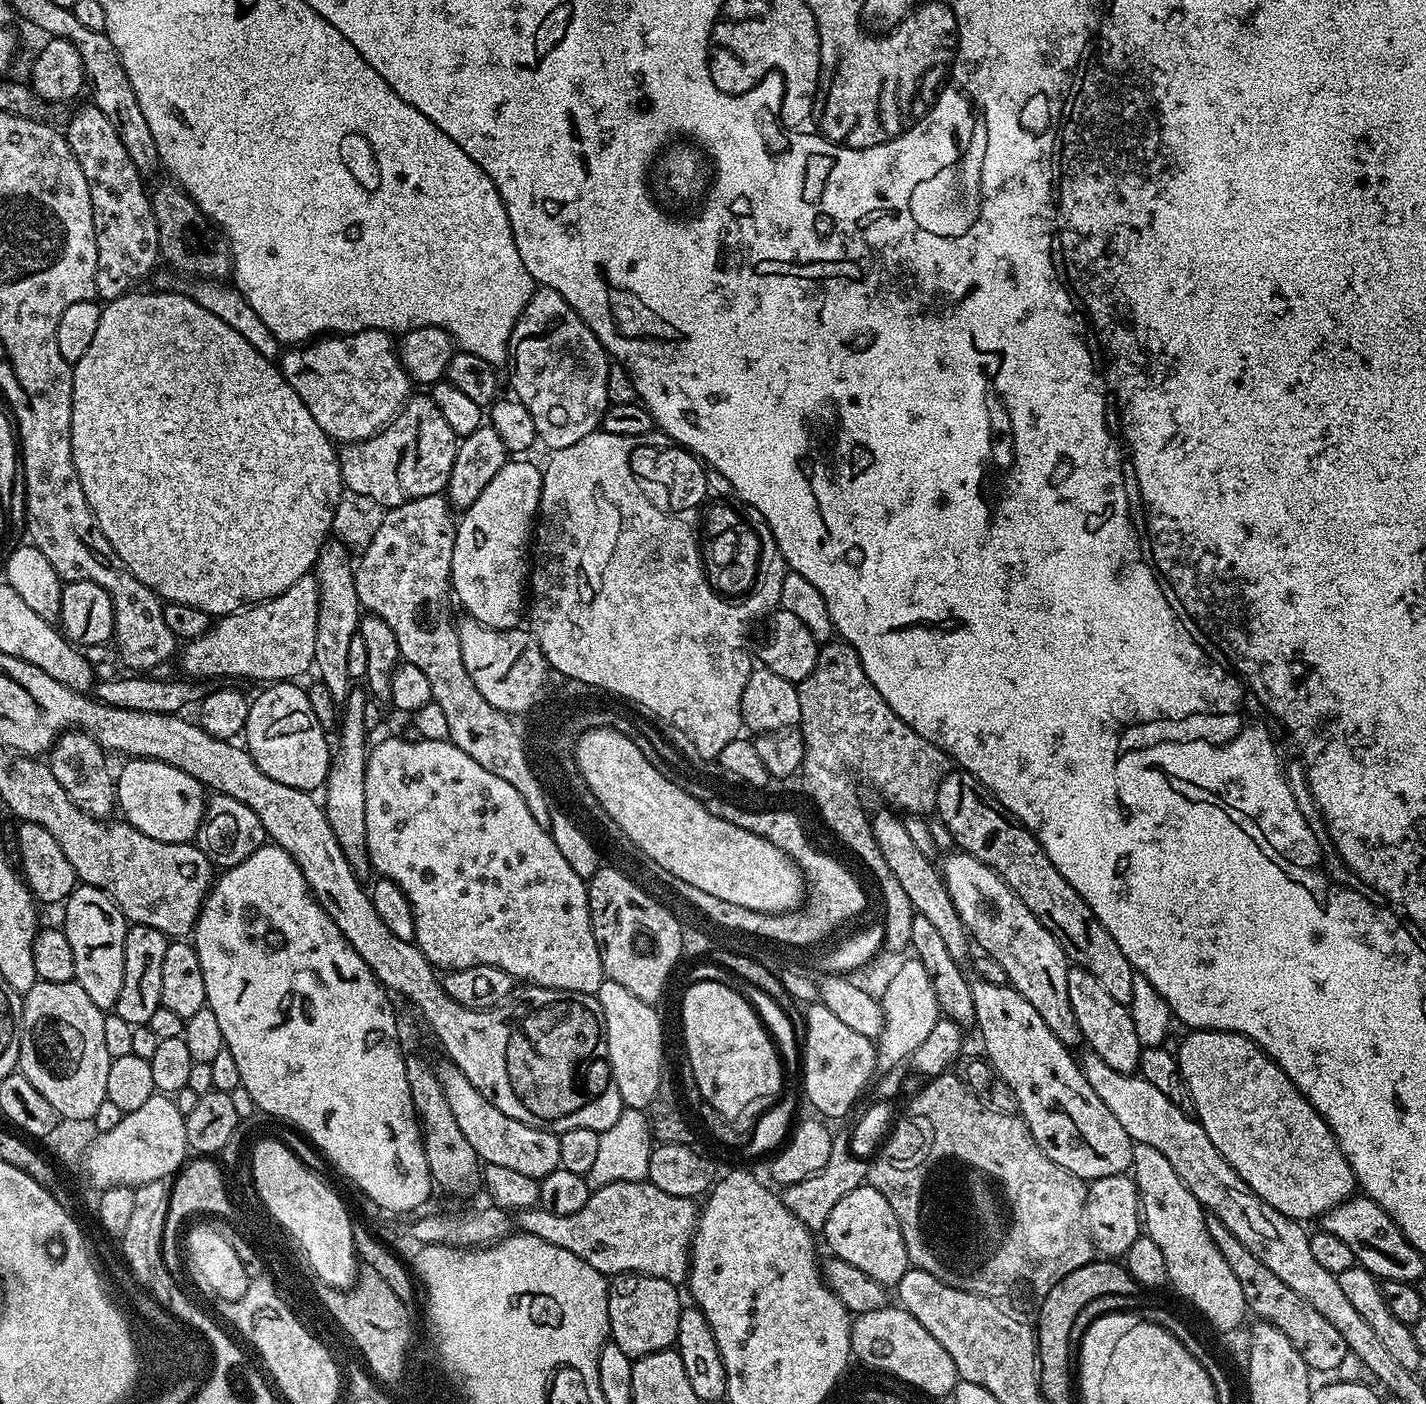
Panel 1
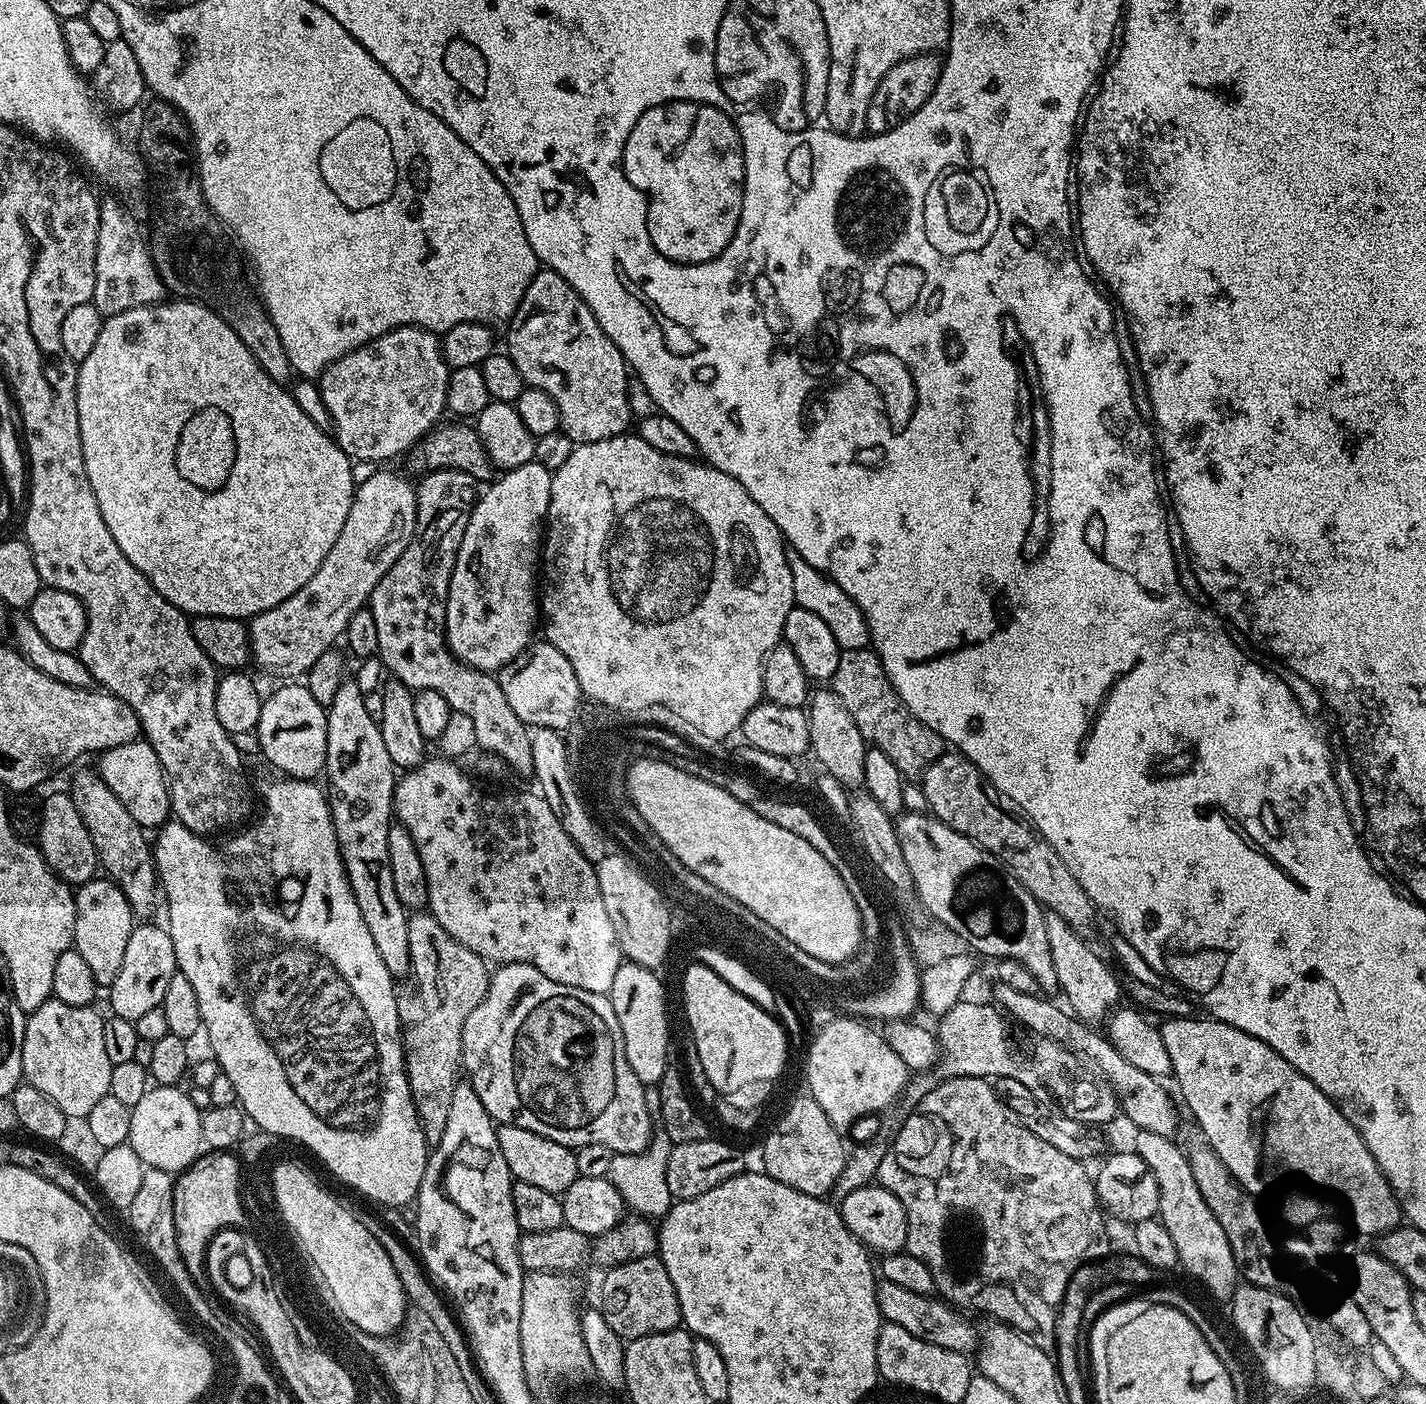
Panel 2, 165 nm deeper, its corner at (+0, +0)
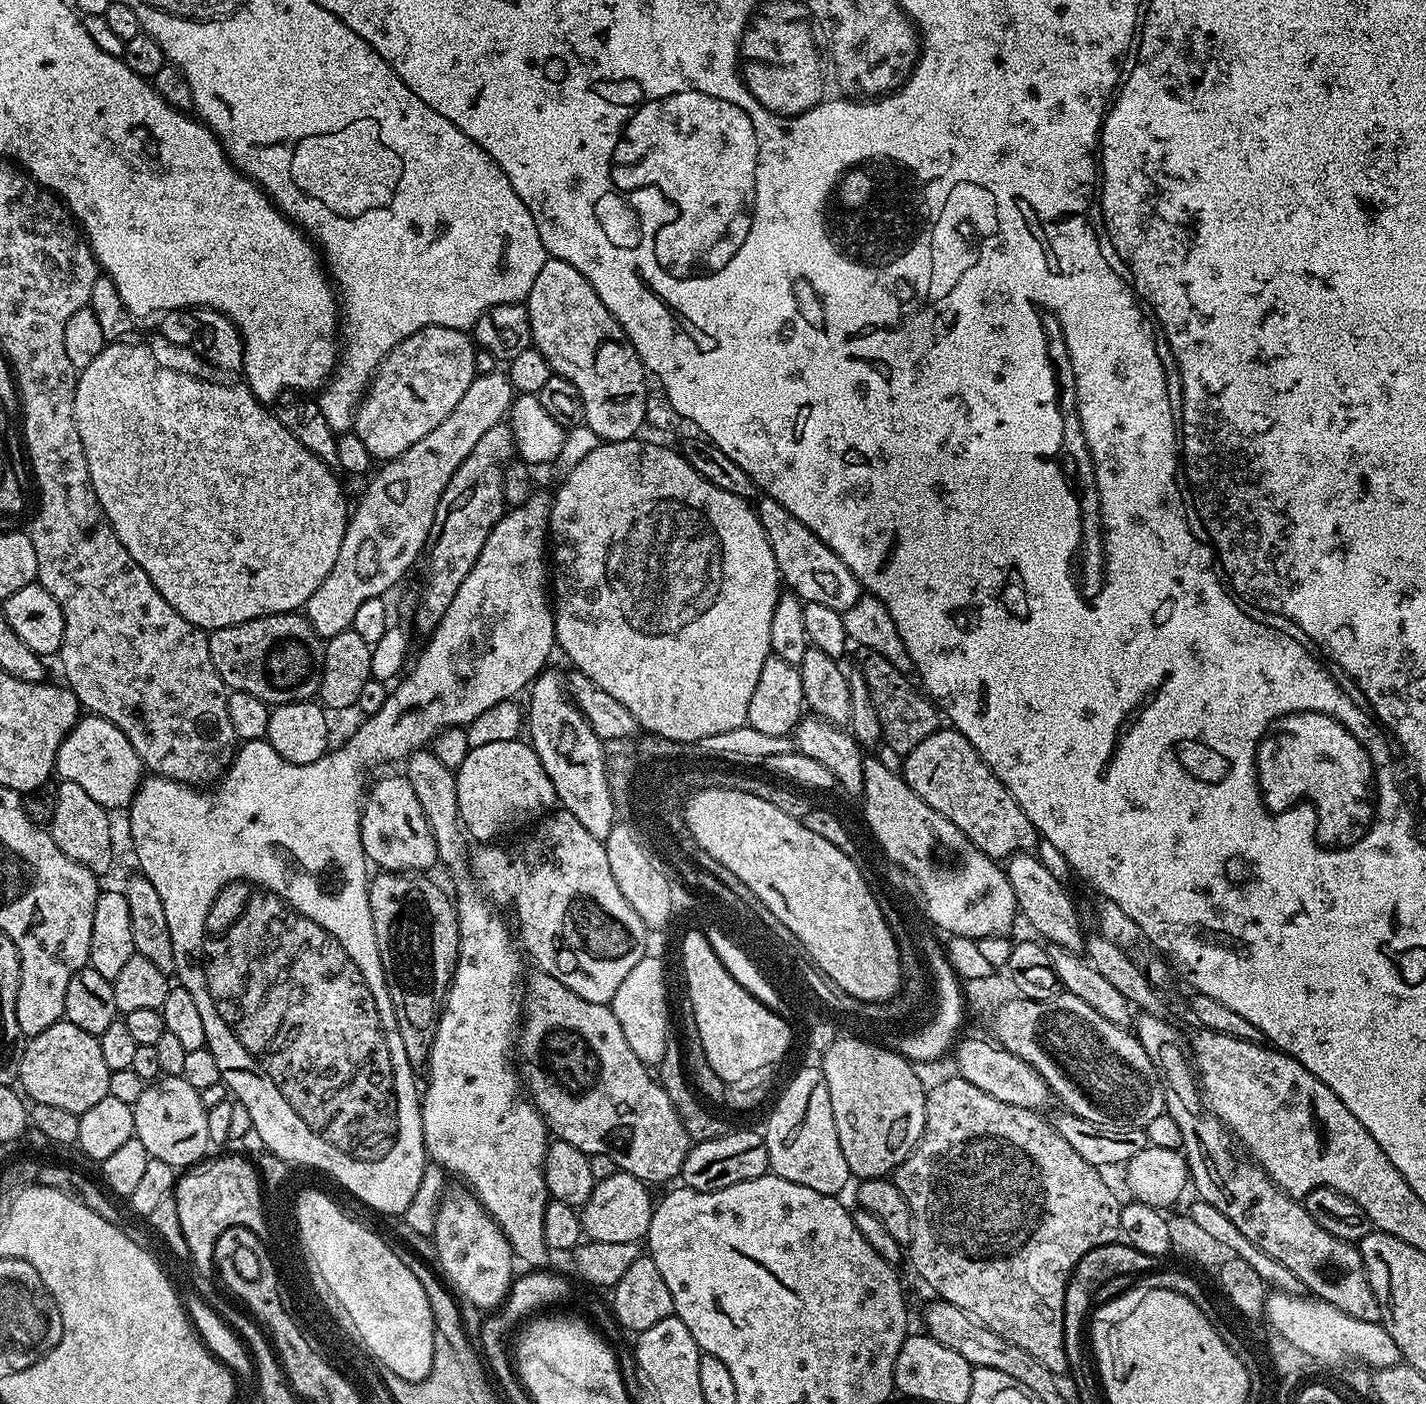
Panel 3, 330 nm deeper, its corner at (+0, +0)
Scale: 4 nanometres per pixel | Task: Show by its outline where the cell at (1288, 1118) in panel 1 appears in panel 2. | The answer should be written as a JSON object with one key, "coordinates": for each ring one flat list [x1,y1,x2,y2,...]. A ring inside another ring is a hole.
{"coordinates":[[1168,1018,1163,1021,1164,1024,1159,1025,1159,1030,1162,1034,1162,1042,1166,1045,1166,1051,1170,1053,1172,1076,1174,1081,1176,1080,1177,1086,1180,1087,1181,1097,1179,1096,1179,1099,1182,1104,1182,1099,1184,1099,1189,1114,1196,1119,1196,1124,1200,1127,1197,1128,1199,1135,1208,1141,1209,1146,1214,1150,1214,1154,1218,1154,1218,1158,1222,1158,1226,1170,1230,1170,1233,1178,1251,1196,1257,1197,1261,1201,1269,1200,1280,1211,1281,1218,1289,1220,1292,1224,1307,1226,1313,1224,1315,1220,1337,1216,1347,1221,1361,1237,1373,1236,1373,1238,1379,1238,1385,1232,1401,1227,1400,1203,1396,1197,1396,1192,1392,1189,1392,1183,1388,1181,1386,1174,1382,1174,1382,1170,1378,1166,1378,1162,1374,1162,1374,1154,1370,1154,1362,1134,1358,1134,1358,1130,1341,1114,1340,1107,1325,1092,1318,1090,1318,1086,1314,1086,1314,1082,1310,1082,1310,1078,1306,1078,1306,1074,1294,1070,1294,1066,1290,1066,1290,1062,1286,1062,1286,1058,1282,1058,1282,1054,1278,1054,1266,1042,1262,1042,1258,1038,1254,1038,1250,1034,1246,1034,1221,1020,1211,1018,1196,1019]]}

